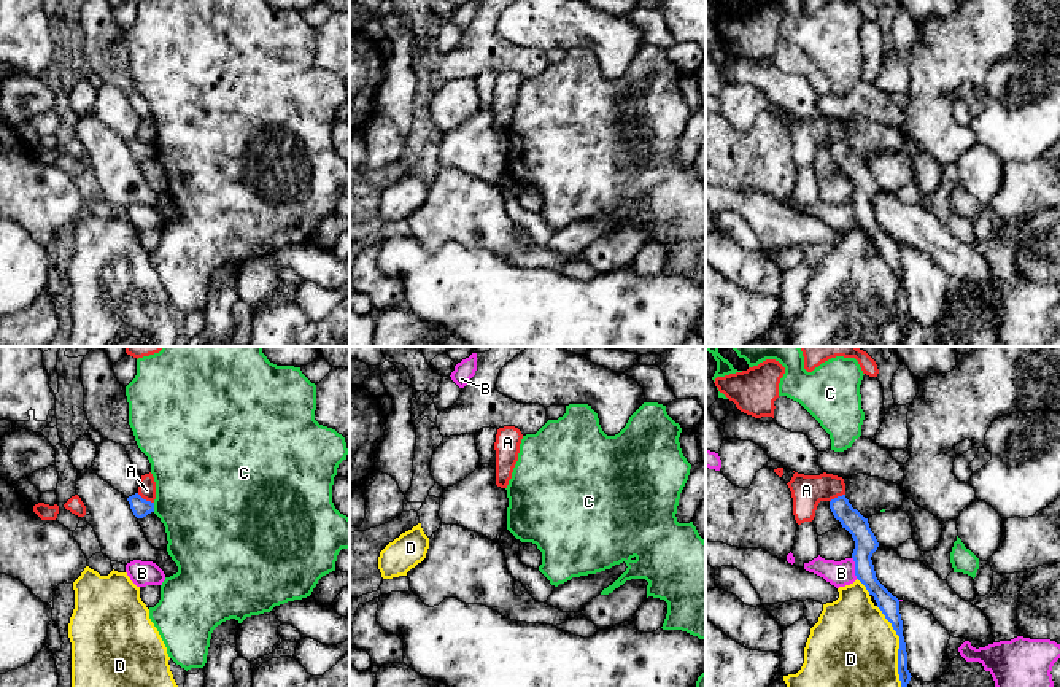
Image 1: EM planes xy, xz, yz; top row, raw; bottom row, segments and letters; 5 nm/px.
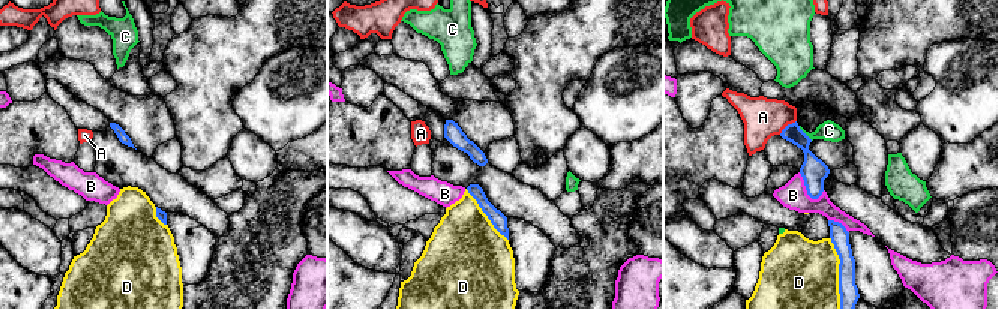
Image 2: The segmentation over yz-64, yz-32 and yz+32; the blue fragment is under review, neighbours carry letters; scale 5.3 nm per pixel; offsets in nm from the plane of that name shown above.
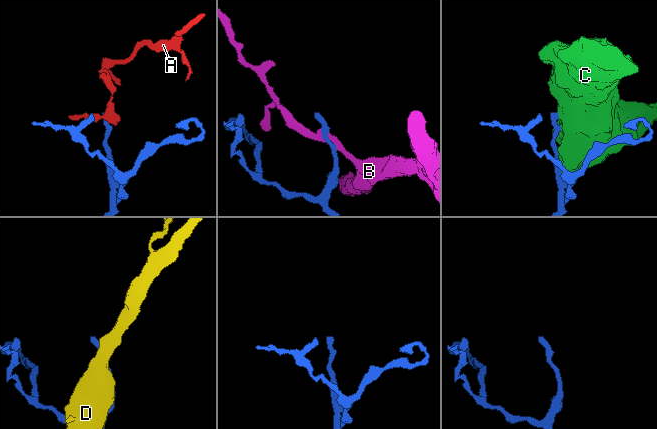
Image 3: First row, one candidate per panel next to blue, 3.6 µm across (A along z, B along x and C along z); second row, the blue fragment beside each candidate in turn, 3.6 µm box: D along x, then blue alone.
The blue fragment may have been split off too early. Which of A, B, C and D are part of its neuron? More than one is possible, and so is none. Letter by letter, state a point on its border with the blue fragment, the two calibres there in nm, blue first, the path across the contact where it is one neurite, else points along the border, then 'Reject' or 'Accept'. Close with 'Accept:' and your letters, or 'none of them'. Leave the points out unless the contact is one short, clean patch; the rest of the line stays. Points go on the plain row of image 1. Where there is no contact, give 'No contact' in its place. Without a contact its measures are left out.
A: Touches blue at xy (145, 143). Thickness 90 nm (blue) against 90 nm. Boundary: xy (137, 137), (153, 147). Reject
B: Touches blue at yz (855, 212). Thickness 110 nm (blue) against 130 nm. Boundary: yz (852, 201), (857, 221). Reject
C: Touches blue at xy (153, 151). Thickness 90 nm (blue) against 460 nm. Reject
D: Touches blue at yz (898, 293). Thickness 100 nm (blue) against 480 nm. Reject
Accept: none of them

